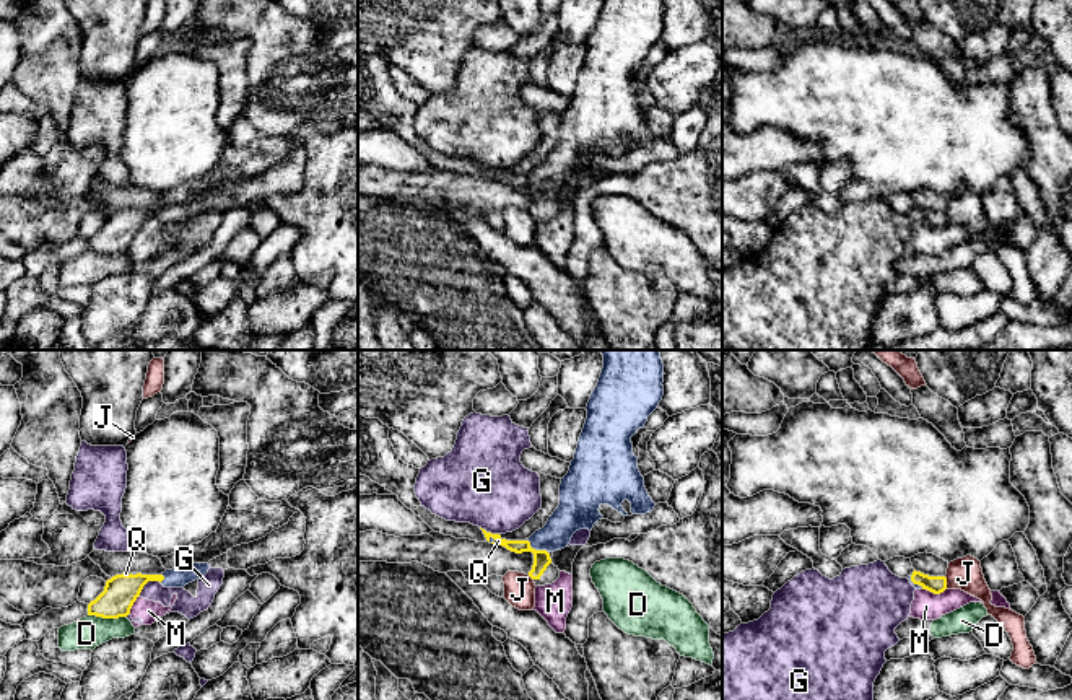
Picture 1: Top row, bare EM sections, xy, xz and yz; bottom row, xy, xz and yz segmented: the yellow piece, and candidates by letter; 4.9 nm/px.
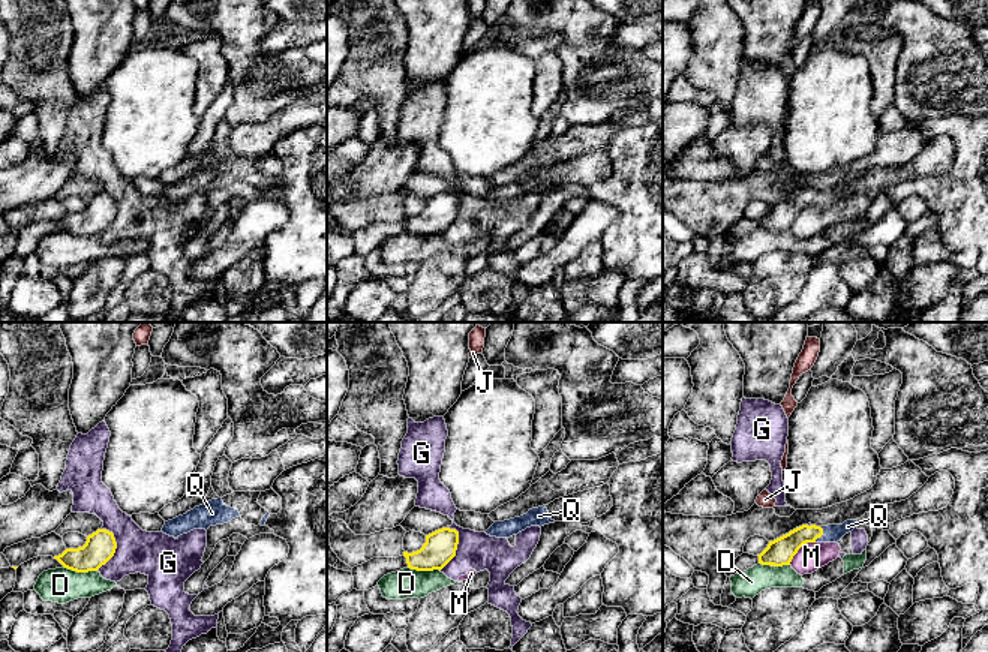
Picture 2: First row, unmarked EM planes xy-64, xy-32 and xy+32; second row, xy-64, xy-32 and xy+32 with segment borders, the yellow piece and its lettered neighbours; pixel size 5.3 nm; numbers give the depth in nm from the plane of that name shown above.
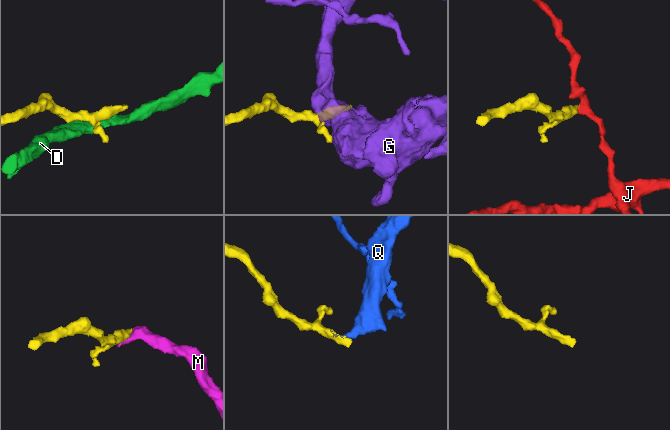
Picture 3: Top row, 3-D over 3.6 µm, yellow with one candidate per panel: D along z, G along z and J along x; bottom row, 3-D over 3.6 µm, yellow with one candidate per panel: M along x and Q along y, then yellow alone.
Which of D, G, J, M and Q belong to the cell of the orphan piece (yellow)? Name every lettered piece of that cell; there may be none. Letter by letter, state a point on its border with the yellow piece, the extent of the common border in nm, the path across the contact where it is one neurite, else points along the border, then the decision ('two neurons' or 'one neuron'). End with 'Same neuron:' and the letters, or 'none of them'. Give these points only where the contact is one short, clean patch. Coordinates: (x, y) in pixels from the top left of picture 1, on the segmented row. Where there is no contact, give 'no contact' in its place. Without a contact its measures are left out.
D: xy (108, 617) | 190 nm | two neurons
G: xy (147, 581) | 130 nm | two neurons
J: yz (945, 583) | 70 nm | along yz (944, 577), (947, 588) | two neurons
M: yz (934, 593) | 120 nm | along yz (923, 588), (932, 593), (945, 590) | two neurons
Q: xz (534, 549) | 130 nm | across xz (542, 559), (534, 549), (571, 515) | one neuron
Same neuron: Q

